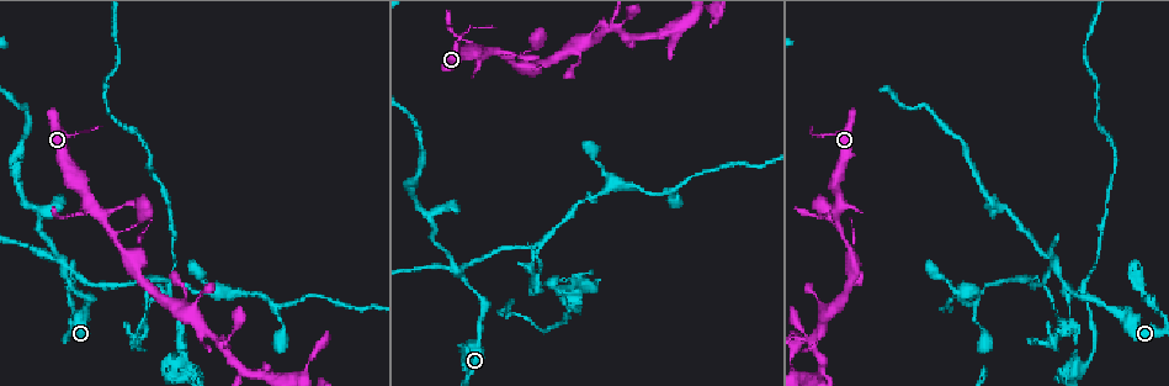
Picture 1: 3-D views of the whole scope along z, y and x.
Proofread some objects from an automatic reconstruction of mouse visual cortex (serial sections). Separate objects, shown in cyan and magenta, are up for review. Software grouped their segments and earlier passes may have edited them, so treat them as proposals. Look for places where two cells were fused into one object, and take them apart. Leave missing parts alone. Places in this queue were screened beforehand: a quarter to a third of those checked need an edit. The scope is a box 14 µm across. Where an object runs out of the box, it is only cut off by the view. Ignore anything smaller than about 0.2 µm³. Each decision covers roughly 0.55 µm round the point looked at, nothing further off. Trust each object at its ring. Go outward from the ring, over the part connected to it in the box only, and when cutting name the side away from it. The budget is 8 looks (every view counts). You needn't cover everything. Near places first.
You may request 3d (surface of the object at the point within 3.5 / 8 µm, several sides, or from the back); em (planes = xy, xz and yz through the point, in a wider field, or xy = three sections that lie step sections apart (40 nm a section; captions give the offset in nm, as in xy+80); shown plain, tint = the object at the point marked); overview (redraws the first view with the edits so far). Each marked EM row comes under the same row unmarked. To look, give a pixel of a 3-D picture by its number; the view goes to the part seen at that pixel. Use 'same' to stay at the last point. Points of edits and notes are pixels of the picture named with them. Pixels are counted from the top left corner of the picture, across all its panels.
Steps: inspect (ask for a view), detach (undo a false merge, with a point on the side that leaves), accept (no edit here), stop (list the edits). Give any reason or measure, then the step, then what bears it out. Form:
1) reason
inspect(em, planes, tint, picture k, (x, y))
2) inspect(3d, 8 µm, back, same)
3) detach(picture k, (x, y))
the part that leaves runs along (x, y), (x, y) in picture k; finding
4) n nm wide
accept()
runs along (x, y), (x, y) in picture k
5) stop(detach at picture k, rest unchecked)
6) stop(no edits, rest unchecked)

four-way junction
inspect(3d, 8 µm, picture 1, (1057, 268))

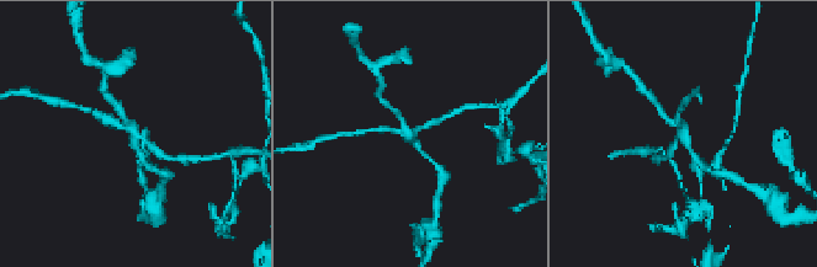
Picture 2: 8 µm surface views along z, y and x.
inspect(3d, 3.5 µm, picture 2, (411, 137))

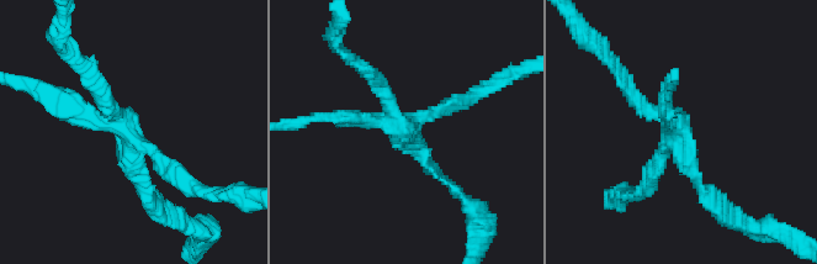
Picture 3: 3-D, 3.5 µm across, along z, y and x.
4 arms; arms of 200, 200, 200, 200 nm; shape alone is not enough
inspect(em, xy, step 1, tint, picture 3, (410, 129))

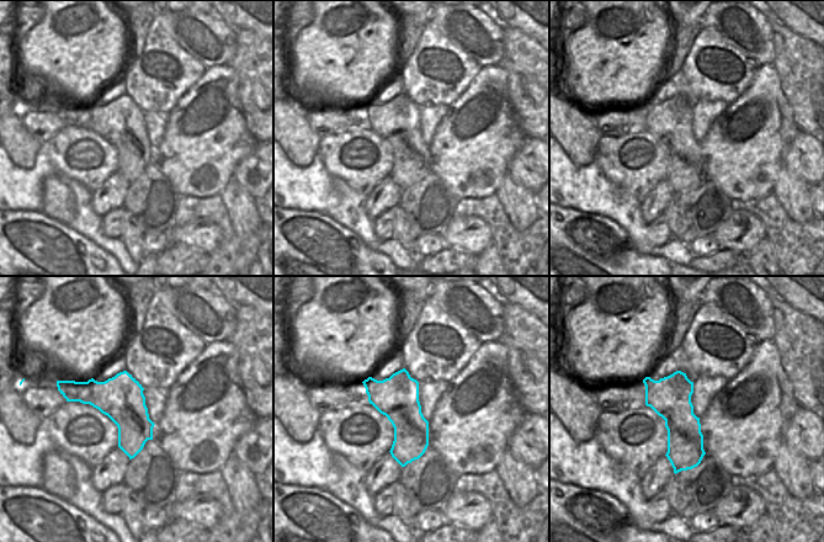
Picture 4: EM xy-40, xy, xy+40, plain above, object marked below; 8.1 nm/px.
360 nm wide
detach(picture 3, (65, 106))
border along (85, 382), (91, 392), (90, 403) in picture 4; two cells meet here

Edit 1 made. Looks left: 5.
thin arm on a thick one
inspect(3d, 3.5 µm, back, picture 1, (508, 56))

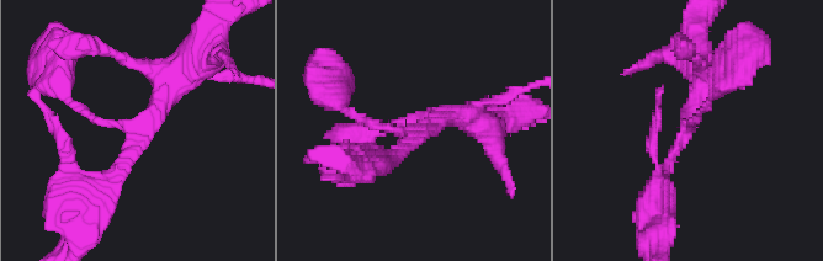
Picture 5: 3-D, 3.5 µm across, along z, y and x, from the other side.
3 arms; arms of 100, 200, 300 nm; need the tissue
inspect(em, xy, step 2, tint, picture 5, (140, 131))

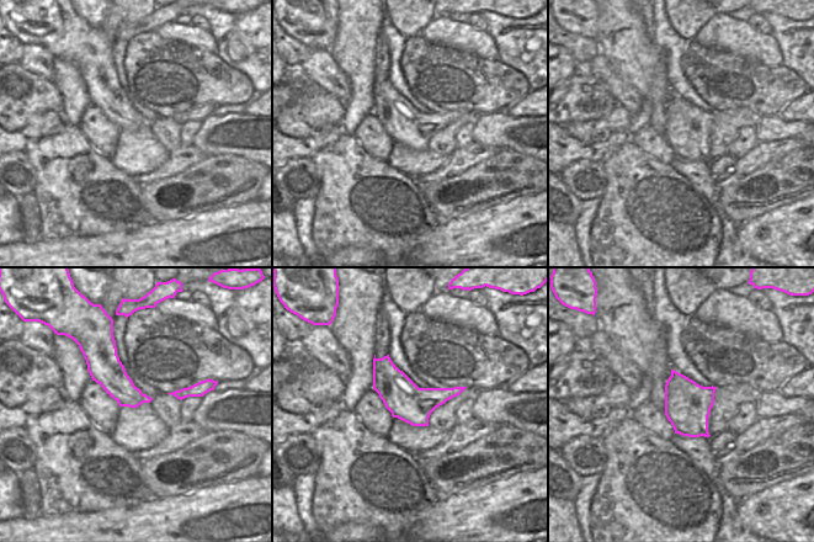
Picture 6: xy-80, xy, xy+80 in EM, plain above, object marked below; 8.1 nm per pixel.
accept()
runs along (189, 65), (97, 190) in picture 5; one cell here

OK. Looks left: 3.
inspect(3d, 3.5 µm, picture 1, (811, 343))

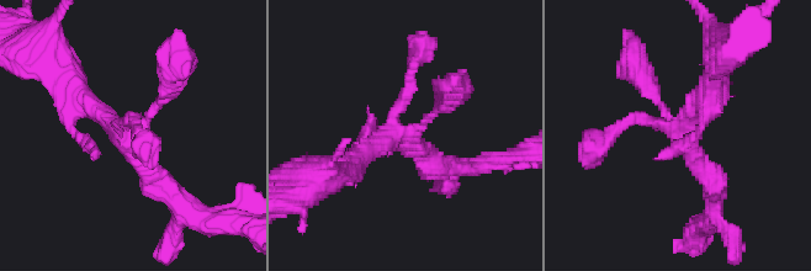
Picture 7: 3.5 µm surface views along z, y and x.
accept()
one cell here

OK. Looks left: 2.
stop(detach at picture 3, rest unchecked)

